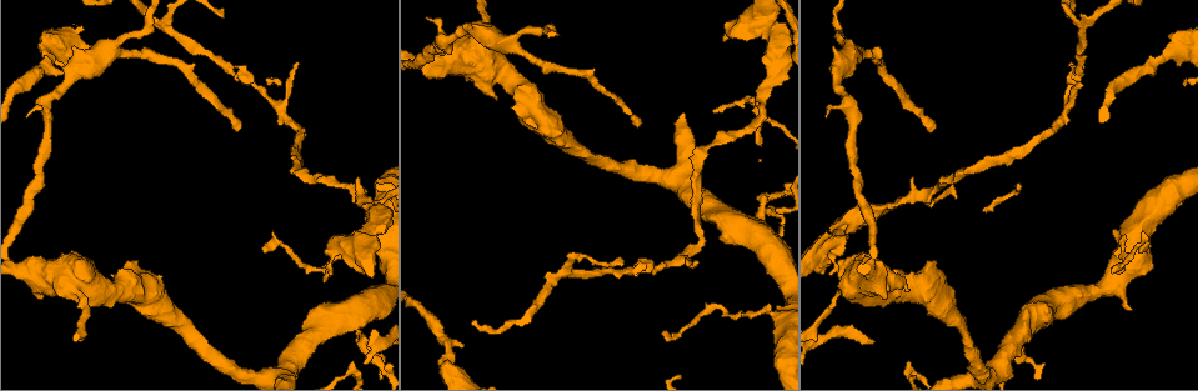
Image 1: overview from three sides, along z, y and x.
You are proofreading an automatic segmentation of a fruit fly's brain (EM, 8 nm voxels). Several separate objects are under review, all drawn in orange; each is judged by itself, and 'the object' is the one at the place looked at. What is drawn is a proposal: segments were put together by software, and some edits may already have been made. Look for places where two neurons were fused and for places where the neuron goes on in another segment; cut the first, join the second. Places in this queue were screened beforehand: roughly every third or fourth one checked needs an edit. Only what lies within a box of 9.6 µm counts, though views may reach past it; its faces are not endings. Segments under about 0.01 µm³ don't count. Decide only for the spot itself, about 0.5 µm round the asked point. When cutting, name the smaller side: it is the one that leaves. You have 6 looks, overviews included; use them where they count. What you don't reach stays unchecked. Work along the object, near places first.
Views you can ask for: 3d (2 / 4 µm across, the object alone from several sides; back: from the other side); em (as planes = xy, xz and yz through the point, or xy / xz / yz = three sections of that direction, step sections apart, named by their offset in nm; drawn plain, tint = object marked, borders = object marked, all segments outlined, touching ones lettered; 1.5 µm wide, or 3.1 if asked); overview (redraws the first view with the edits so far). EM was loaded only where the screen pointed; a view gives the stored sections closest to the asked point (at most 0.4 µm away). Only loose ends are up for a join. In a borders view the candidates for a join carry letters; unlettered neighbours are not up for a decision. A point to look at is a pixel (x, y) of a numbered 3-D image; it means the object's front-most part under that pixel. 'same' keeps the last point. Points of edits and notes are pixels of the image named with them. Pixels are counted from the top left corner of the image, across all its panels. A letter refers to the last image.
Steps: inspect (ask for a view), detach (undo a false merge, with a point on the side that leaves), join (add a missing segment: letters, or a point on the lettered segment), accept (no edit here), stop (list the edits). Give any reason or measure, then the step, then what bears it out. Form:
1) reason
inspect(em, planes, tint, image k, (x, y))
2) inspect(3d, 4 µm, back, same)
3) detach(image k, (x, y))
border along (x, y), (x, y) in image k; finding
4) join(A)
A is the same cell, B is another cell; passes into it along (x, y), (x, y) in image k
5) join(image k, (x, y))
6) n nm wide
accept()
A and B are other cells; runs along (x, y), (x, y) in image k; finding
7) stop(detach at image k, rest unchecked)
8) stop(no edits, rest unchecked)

calibre changes
inspect(em, planes, plain, image 1, (879, 207))

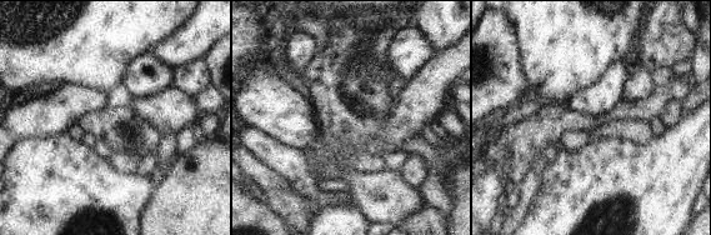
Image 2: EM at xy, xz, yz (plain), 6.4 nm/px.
where the object lies
inspect(em, planes, tint, same)

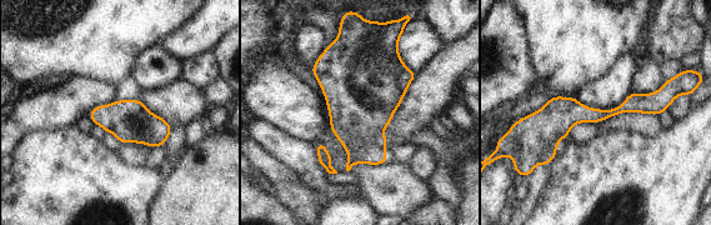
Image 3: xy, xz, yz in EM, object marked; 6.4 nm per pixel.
inspect(em, planes, borders, same)

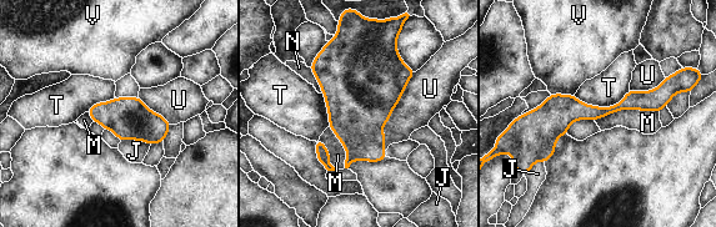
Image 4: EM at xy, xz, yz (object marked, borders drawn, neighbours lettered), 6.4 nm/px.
280 nm wide
accept()
J, M, N, T, U and V are other cells; border along (629, 89), (607, 106), (575, 96) in image 4; all the same neuron

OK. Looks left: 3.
free end
inspect(em, planes, borders, image 1, (324, 280))

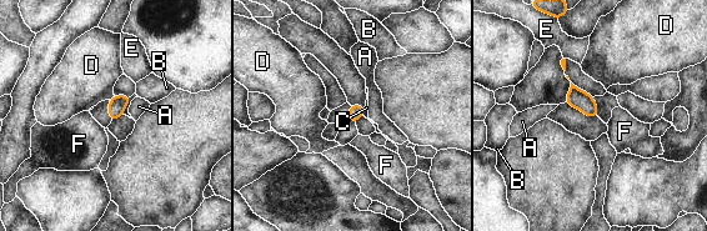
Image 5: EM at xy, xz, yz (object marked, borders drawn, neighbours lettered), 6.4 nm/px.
C touches over 60 nm
accept()
A, B, C, D, E and F are other cells; none of them fits

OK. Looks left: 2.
sharp bend
inspect(em, planes, borders, image 1, (1125, 269))

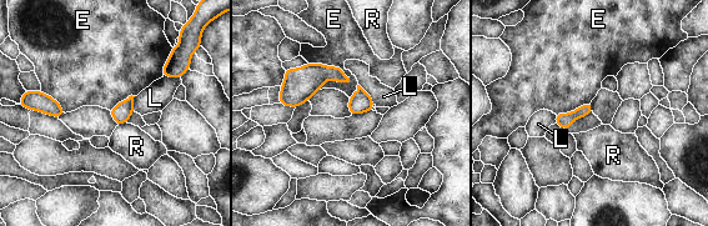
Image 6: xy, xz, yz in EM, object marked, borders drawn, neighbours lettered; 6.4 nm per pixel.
E touches over 300 nm
accept()
E, L and R are other cells; border along (307, 61), (341, 66), (350, 81) in image 6; all the same neuron

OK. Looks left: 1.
stop(no edits, rest unchecked)

